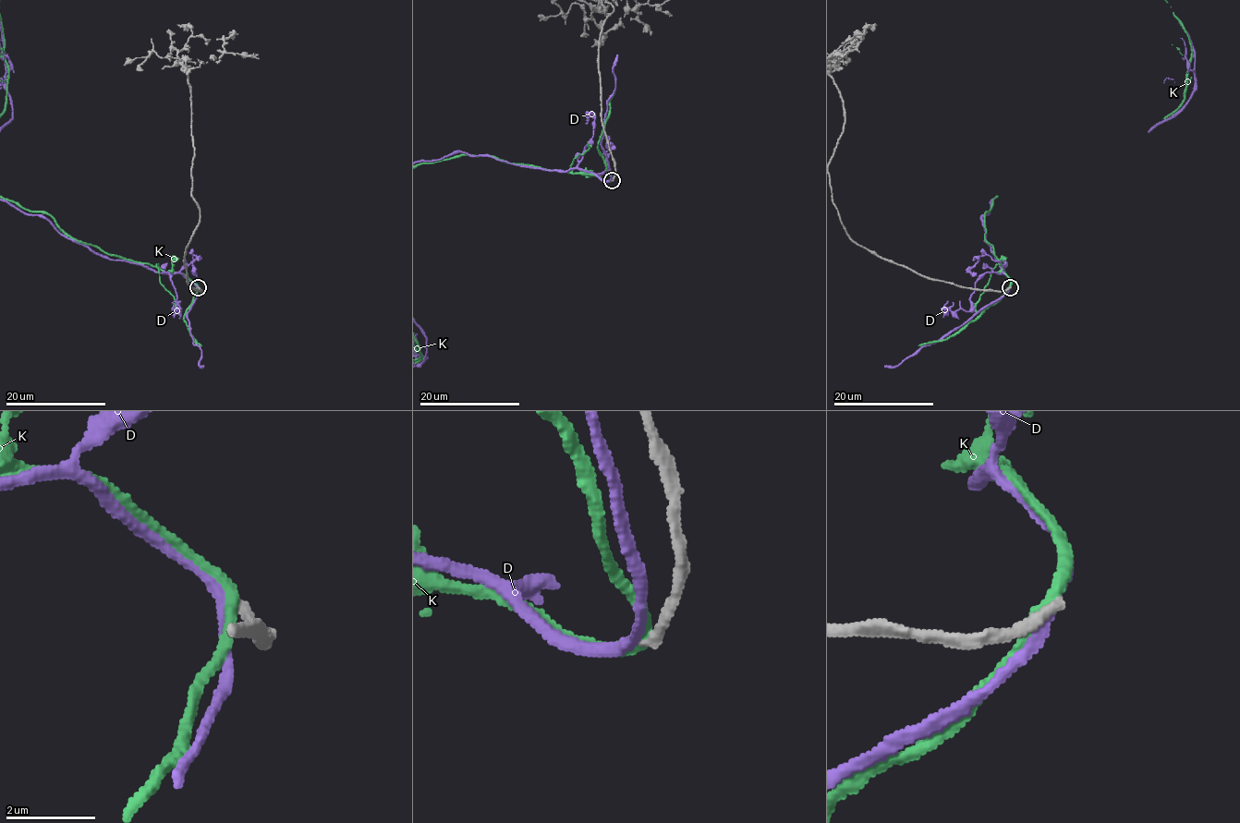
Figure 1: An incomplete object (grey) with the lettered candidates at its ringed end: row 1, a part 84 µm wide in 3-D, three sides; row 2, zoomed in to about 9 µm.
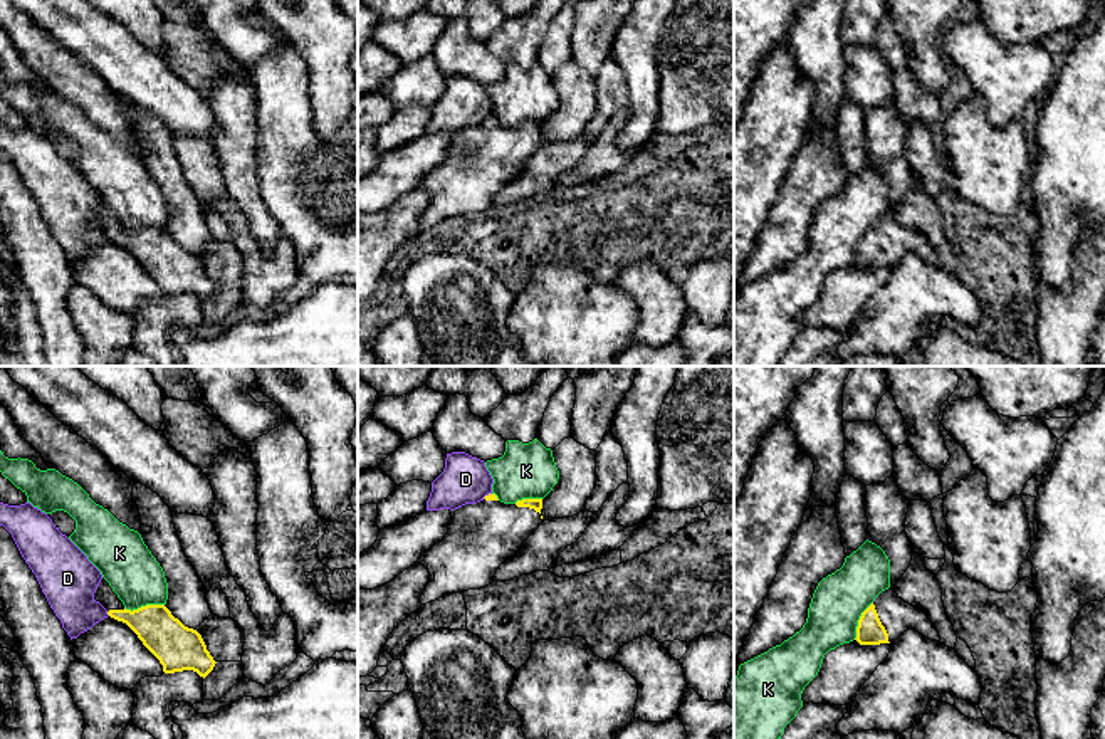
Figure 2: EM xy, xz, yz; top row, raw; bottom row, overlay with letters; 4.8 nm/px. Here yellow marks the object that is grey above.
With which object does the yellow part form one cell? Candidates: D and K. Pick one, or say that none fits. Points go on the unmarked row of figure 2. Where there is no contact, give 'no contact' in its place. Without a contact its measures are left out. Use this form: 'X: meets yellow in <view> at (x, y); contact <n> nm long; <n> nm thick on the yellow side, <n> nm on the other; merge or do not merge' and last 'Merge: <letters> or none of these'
D: meets yellow in xy at (108, 237); contact 30 nm long; 200 nm thick on the yellow side, 280 nm on the other; do not merge
K: meets yellow in xy at (143, 230); contact 190 nm long; 220 nm thick on the yellow side, 260 nm on the other; do not merge
Merge: none of these

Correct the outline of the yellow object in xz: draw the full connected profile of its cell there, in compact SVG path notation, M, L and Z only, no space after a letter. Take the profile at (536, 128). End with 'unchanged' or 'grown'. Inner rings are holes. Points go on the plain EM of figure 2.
M495 118L455 133L445 161L418 183L430 197L420 227L492 208L497 191L542 146L541 133L542 123L504 128Z; grown

